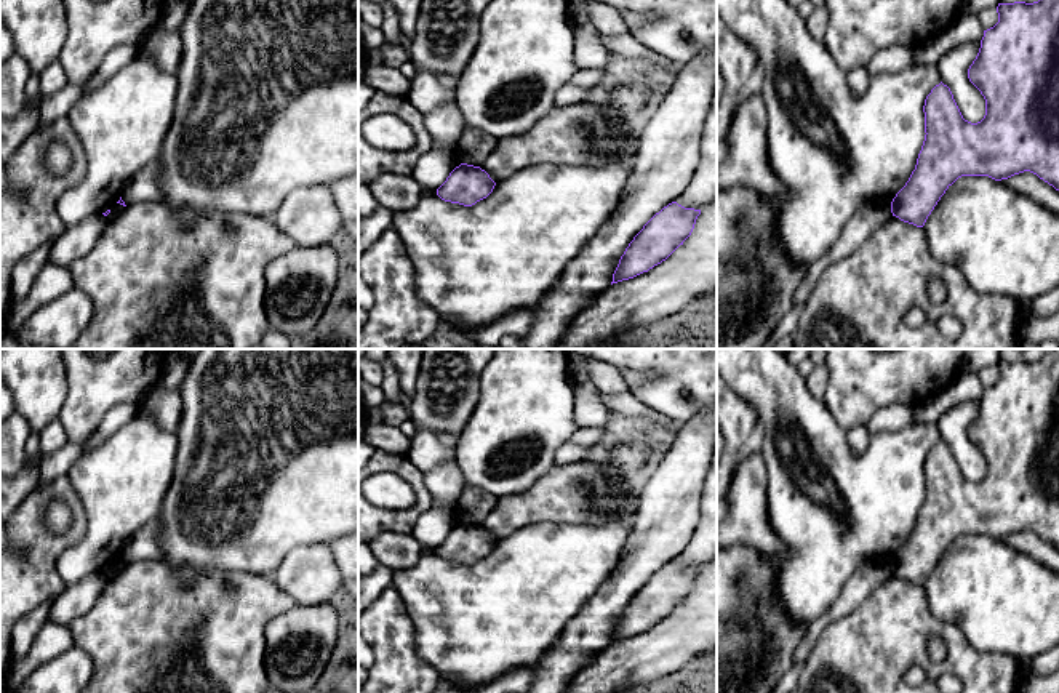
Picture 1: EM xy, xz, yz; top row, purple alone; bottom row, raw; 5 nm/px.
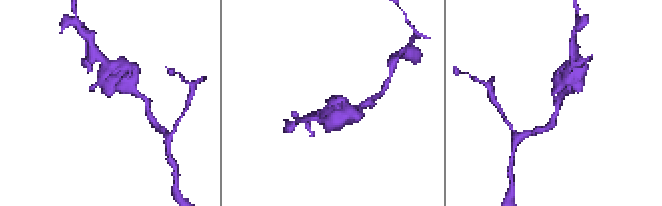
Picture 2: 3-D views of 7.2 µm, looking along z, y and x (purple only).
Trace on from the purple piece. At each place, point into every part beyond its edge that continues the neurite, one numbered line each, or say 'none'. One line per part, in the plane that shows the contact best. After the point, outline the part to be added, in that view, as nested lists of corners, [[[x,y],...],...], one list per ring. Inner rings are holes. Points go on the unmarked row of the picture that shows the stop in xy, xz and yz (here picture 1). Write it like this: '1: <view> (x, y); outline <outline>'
none

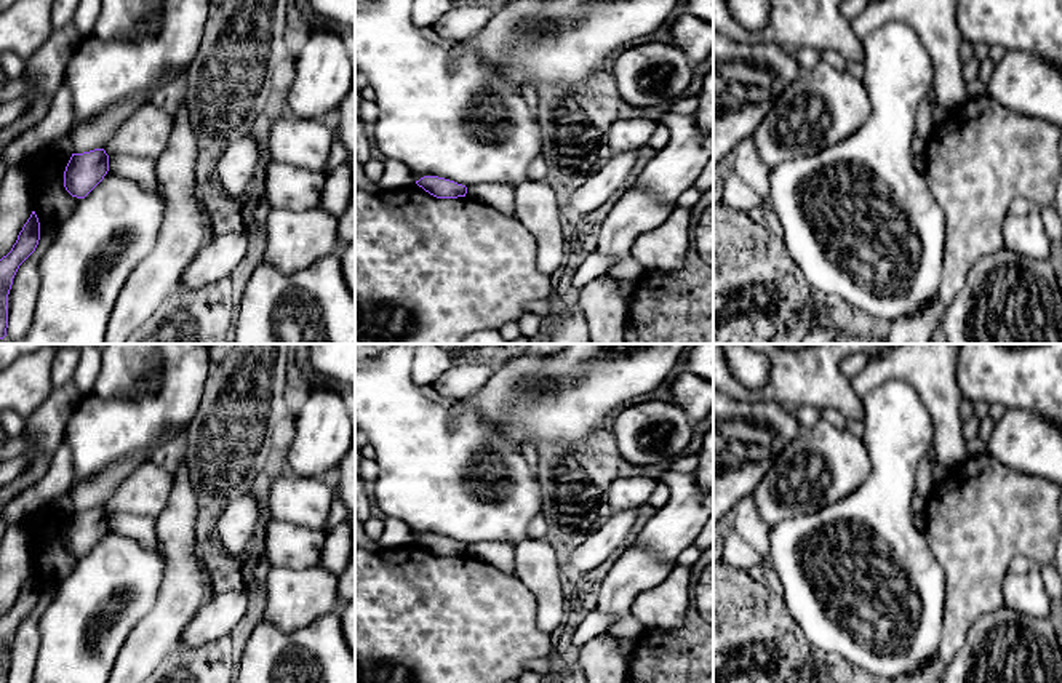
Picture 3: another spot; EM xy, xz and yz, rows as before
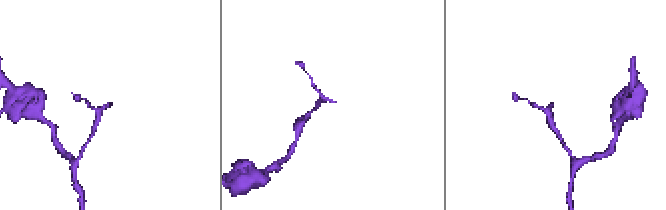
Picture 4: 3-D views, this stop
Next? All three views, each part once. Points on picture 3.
none

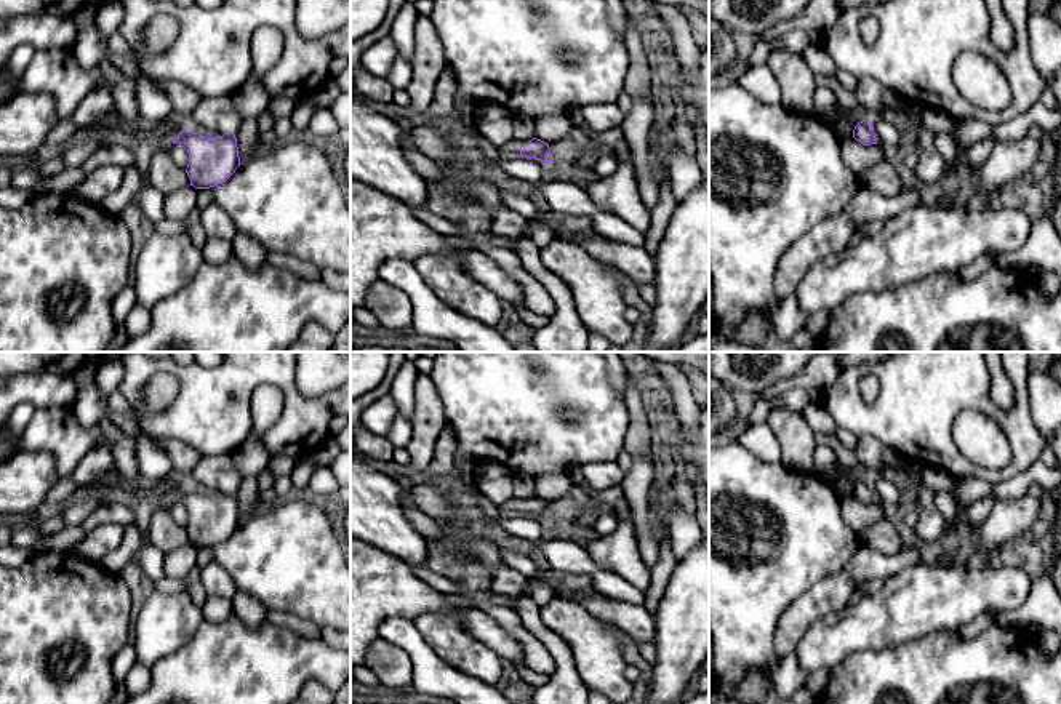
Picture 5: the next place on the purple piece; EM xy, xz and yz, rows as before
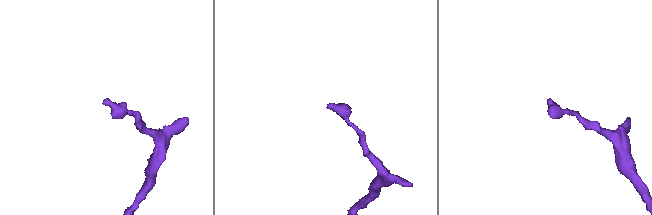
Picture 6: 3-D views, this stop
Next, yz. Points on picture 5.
none

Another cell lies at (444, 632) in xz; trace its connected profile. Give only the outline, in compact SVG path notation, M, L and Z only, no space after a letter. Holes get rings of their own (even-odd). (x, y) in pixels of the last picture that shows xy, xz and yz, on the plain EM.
M426 611L413 622L450 666L483 683L498 685L502 675L502 659L472 637L453 613Z

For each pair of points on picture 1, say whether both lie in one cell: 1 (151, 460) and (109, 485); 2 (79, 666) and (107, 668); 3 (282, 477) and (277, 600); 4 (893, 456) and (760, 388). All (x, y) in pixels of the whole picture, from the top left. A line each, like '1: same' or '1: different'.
1: same
2: different
3: different
4: same

